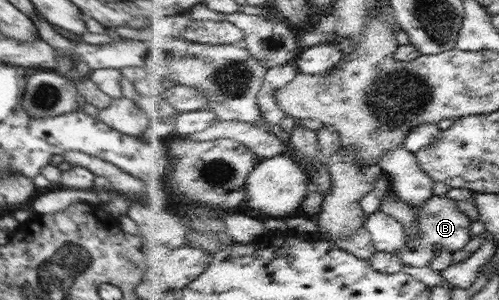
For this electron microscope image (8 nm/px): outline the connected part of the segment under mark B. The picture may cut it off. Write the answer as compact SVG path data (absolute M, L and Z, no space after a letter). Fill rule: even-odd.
M446 195L433 196L421 208L415 207L415 211L419 217L419 234L410 237L407 246L399 254L405 265L413 266L415 270L416 267L429 266L437 251L444 249L455 255L459 251L463 252L473 241L473 221Z

